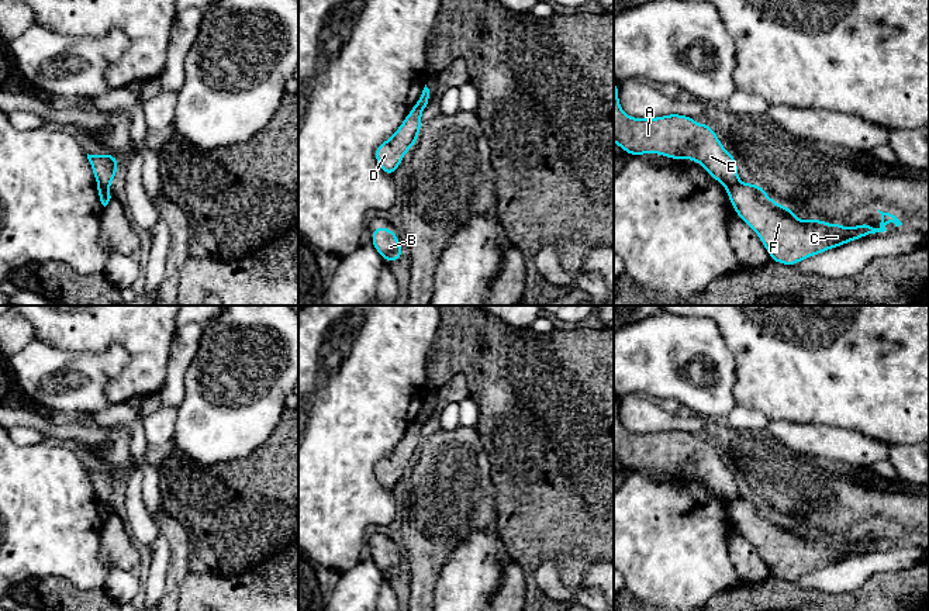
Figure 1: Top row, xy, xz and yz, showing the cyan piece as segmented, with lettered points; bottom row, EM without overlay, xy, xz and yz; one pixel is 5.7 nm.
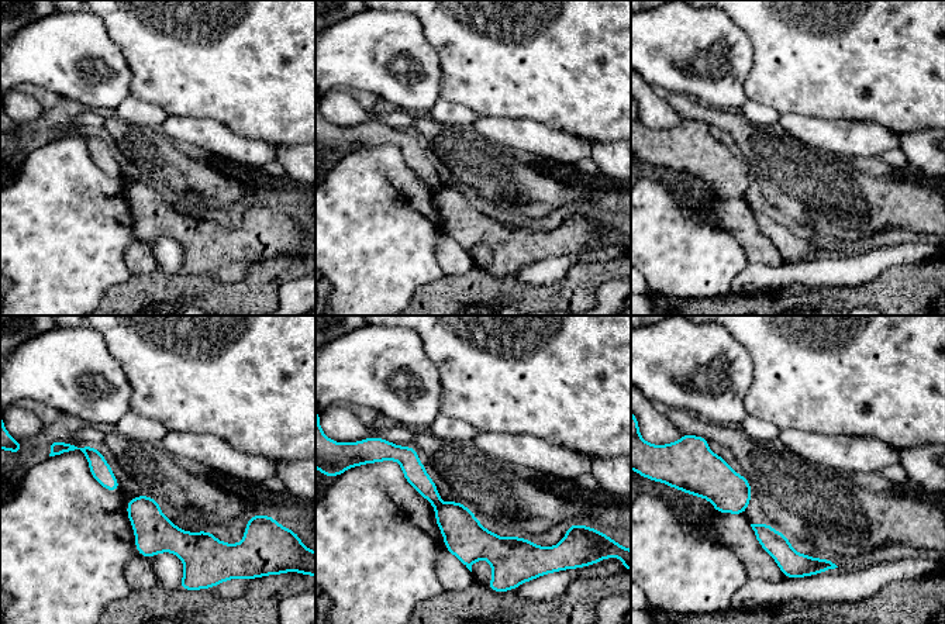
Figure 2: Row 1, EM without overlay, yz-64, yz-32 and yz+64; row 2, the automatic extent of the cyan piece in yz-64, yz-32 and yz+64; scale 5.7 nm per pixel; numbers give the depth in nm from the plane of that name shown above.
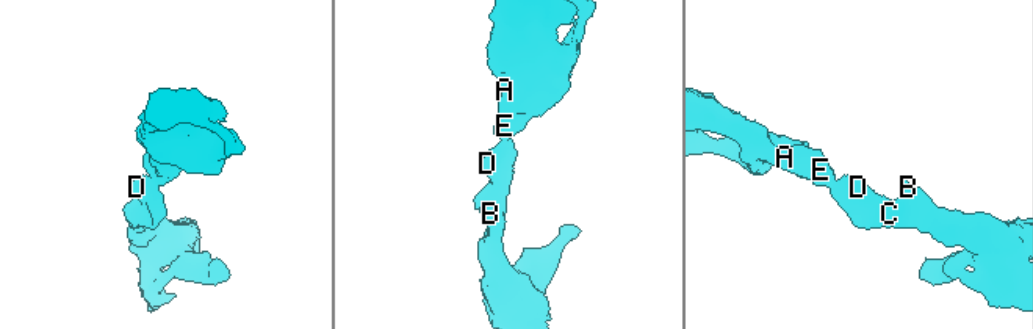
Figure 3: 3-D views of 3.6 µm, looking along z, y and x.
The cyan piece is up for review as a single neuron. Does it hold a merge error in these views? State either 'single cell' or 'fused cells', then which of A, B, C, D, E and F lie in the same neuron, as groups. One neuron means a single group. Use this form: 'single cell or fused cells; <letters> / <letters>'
fused cells; A E / B C D F

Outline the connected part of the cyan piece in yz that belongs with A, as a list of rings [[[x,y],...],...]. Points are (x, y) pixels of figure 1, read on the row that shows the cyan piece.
[[[615,82],[614,142],[632,156],[657,153],[678,160],[697,160],[726,190],[739,182],[736,159],[708,124],[698,124],[681,114],[632,118],[621,108]]]

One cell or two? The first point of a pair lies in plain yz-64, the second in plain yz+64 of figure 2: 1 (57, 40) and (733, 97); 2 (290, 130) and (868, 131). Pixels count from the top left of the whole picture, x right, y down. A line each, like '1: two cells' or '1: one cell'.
1: one cell
2: two cells

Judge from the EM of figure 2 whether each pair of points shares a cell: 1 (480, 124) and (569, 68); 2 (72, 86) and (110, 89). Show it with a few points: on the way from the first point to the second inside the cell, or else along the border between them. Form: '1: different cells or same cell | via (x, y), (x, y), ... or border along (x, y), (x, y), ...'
1: different cells | border along (480, 114), (526, 119)
2: same cell | via (82, 86), (100, 88)

